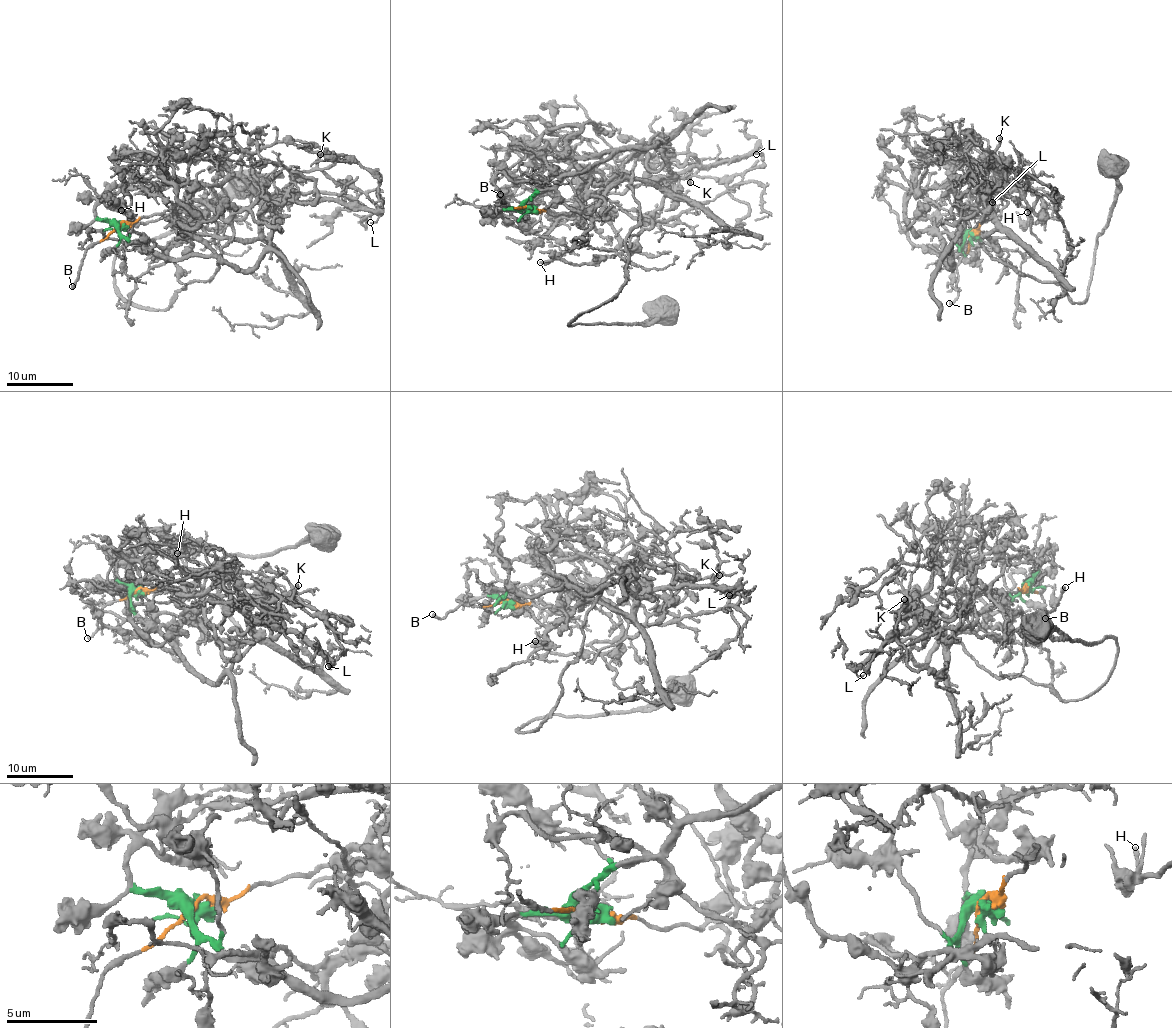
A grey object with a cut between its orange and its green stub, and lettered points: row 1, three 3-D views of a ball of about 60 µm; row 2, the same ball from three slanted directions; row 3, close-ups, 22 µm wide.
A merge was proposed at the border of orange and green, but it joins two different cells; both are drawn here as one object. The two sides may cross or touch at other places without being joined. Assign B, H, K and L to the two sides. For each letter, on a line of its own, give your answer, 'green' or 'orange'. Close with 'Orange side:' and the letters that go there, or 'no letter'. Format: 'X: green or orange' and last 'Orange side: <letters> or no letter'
B: orange
H: orange
K: orange
L: green
Orange side: B, H, K

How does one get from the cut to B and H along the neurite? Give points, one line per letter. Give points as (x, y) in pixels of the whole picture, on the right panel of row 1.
B: (969, 234), (962, 262), (957, 267), (958, 295), (949, 304)
H: (969, 234), (990, 216), (984, 200), (1000, 182), (1033, 189), (1043, 199), (1043, 216), (1030, 224), (1027, 212)

